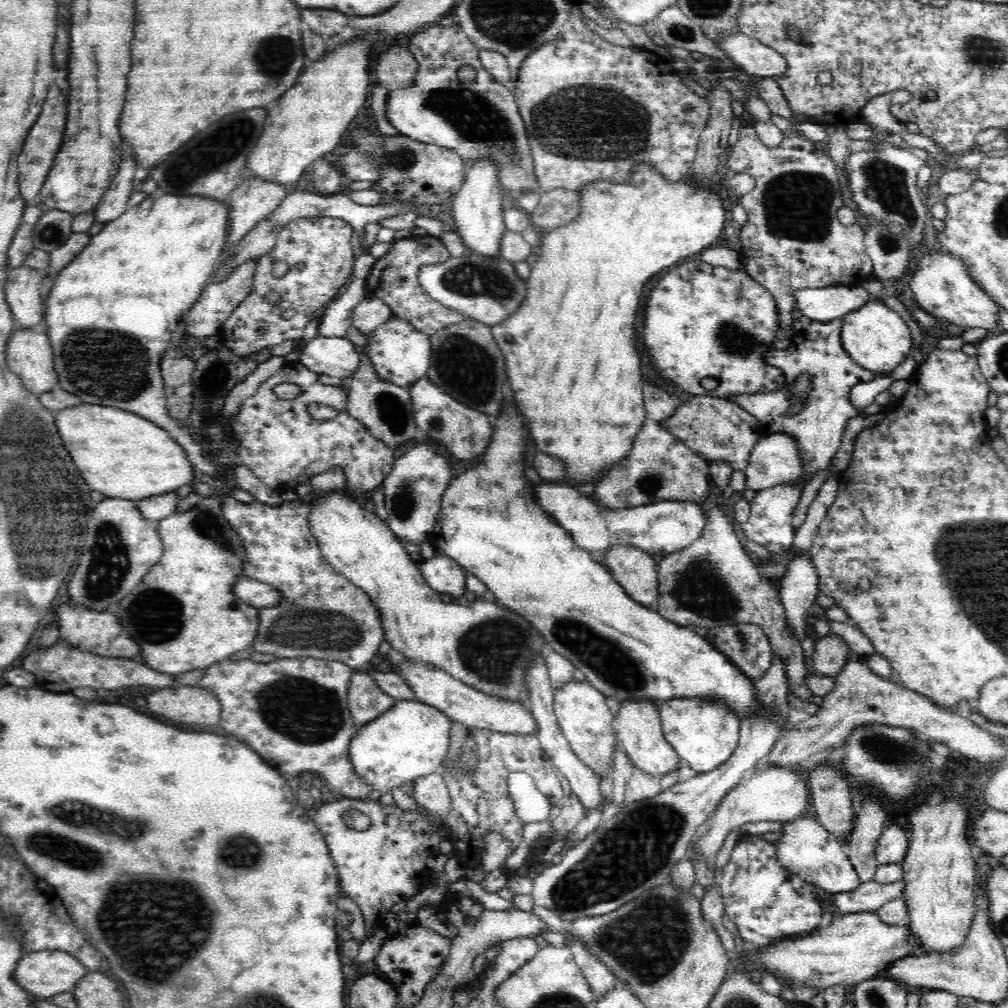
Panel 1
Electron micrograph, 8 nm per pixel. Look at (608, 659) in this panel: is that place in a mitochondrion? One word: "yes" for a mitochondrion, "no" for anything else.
yes

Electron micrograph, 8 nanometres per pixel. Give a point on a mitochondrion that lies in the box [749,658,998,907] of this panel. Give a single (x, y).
(893, 752)

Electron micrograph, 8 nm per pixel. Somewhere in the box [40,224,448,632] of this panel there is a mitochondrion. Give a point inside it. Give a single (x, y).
(89, 369)

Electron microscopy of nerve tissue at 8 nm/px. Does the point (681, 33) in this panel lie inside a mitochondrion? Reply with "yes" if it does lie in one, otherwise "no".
yes

